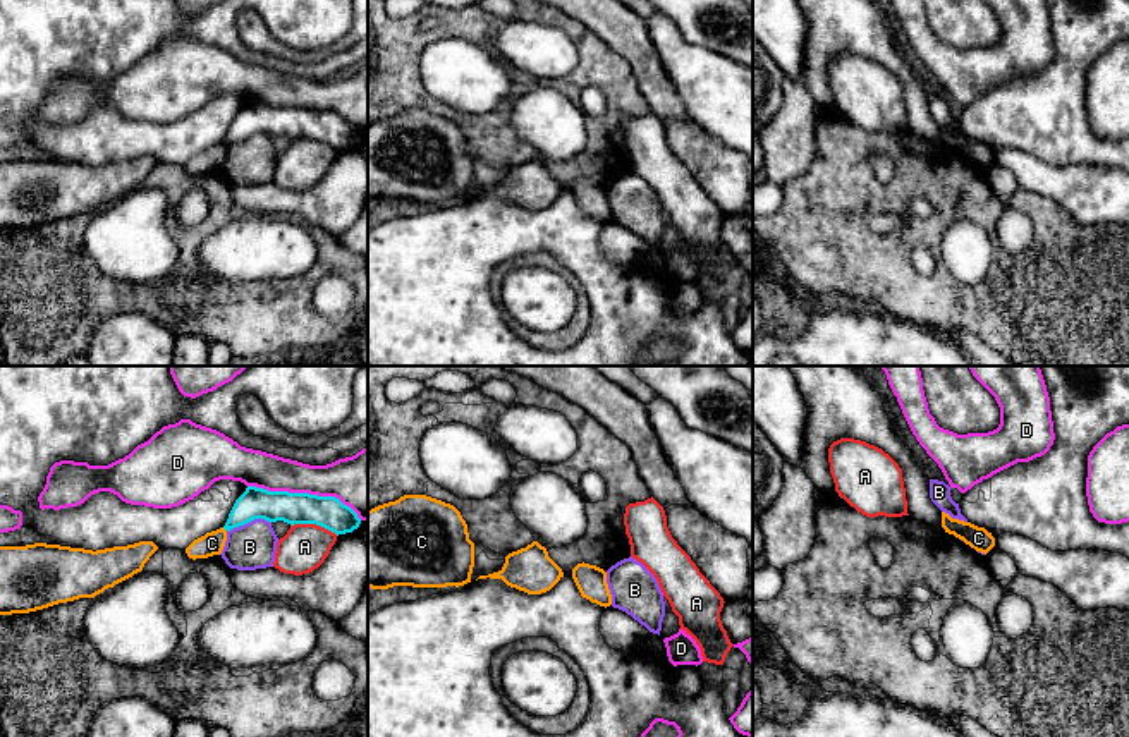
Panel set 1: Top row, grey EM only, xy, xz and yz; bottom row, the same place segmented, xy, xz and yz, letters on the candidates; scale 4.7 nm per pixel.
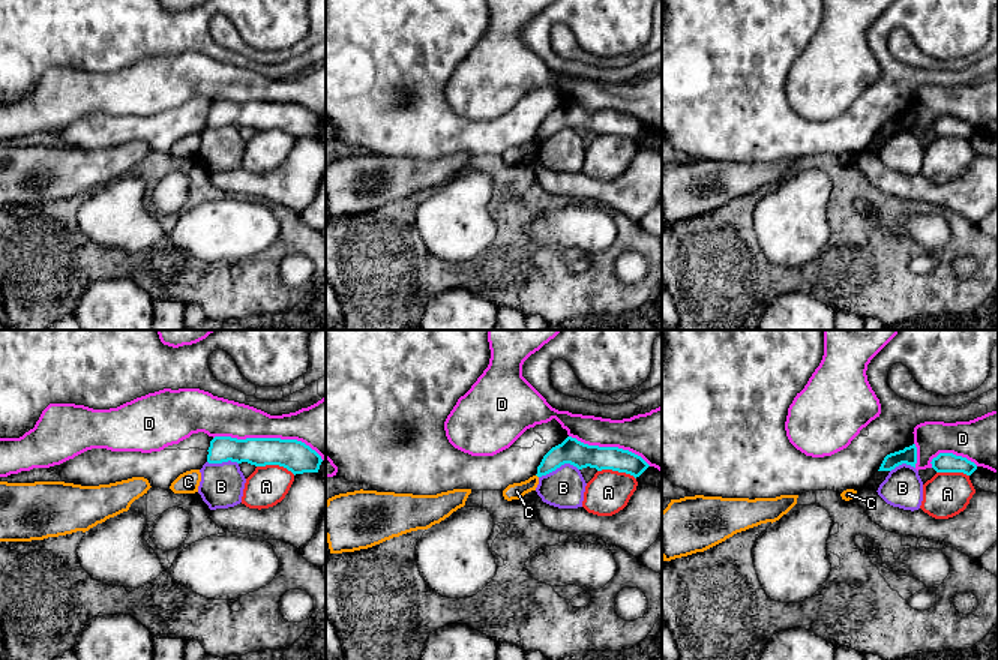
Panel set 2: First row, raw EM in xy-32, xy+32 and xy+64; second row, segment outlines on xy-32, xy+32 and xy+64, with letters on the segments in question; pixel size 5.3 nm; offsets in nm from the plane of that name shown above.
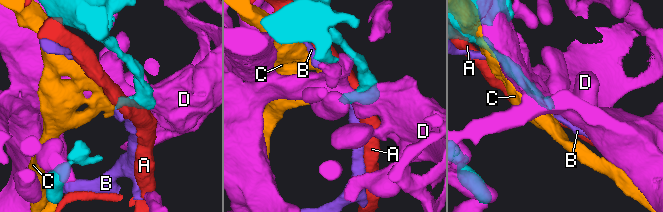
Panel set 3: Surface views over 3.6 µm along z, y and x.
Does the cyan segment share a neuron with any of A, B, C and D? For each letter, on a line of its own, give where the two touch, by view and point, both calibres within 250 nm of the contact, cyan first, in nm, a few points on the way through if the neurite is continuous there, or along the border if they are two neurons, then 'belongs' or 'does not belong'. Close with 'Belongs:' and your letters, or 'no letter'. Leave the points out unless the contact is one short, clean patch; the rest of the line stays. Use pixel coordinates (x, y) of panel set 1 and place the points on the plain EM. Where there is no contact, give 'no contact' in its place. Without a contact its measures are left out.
A: xy (315, 138) | 150/220 nm | does not belong
B: xy (248, 136) | 140/220 nm | along xy (270, 136), (251, 134), (227, 146) | does not belong
C: no contact | does not belong
D: xy (305, 109) | 150/240 nm | does not belong
Belongs: no letter

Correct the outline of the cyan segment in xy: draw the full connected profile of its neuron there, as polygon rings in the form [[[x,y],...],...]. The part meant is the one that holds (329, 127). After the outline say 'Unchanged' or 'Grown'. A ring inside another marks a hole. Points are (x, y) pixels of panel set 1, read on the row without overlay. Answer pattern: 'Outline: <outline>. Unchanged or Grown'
Outline: [[[247,101],[235,115],[223,144],[230,146],[254,134],[265,134],[268,137],[284,136],[290,141],[316,139],[337,151],[352,148],[361,139],[357,129],[335,112],[268,107]]]. Unchanged

